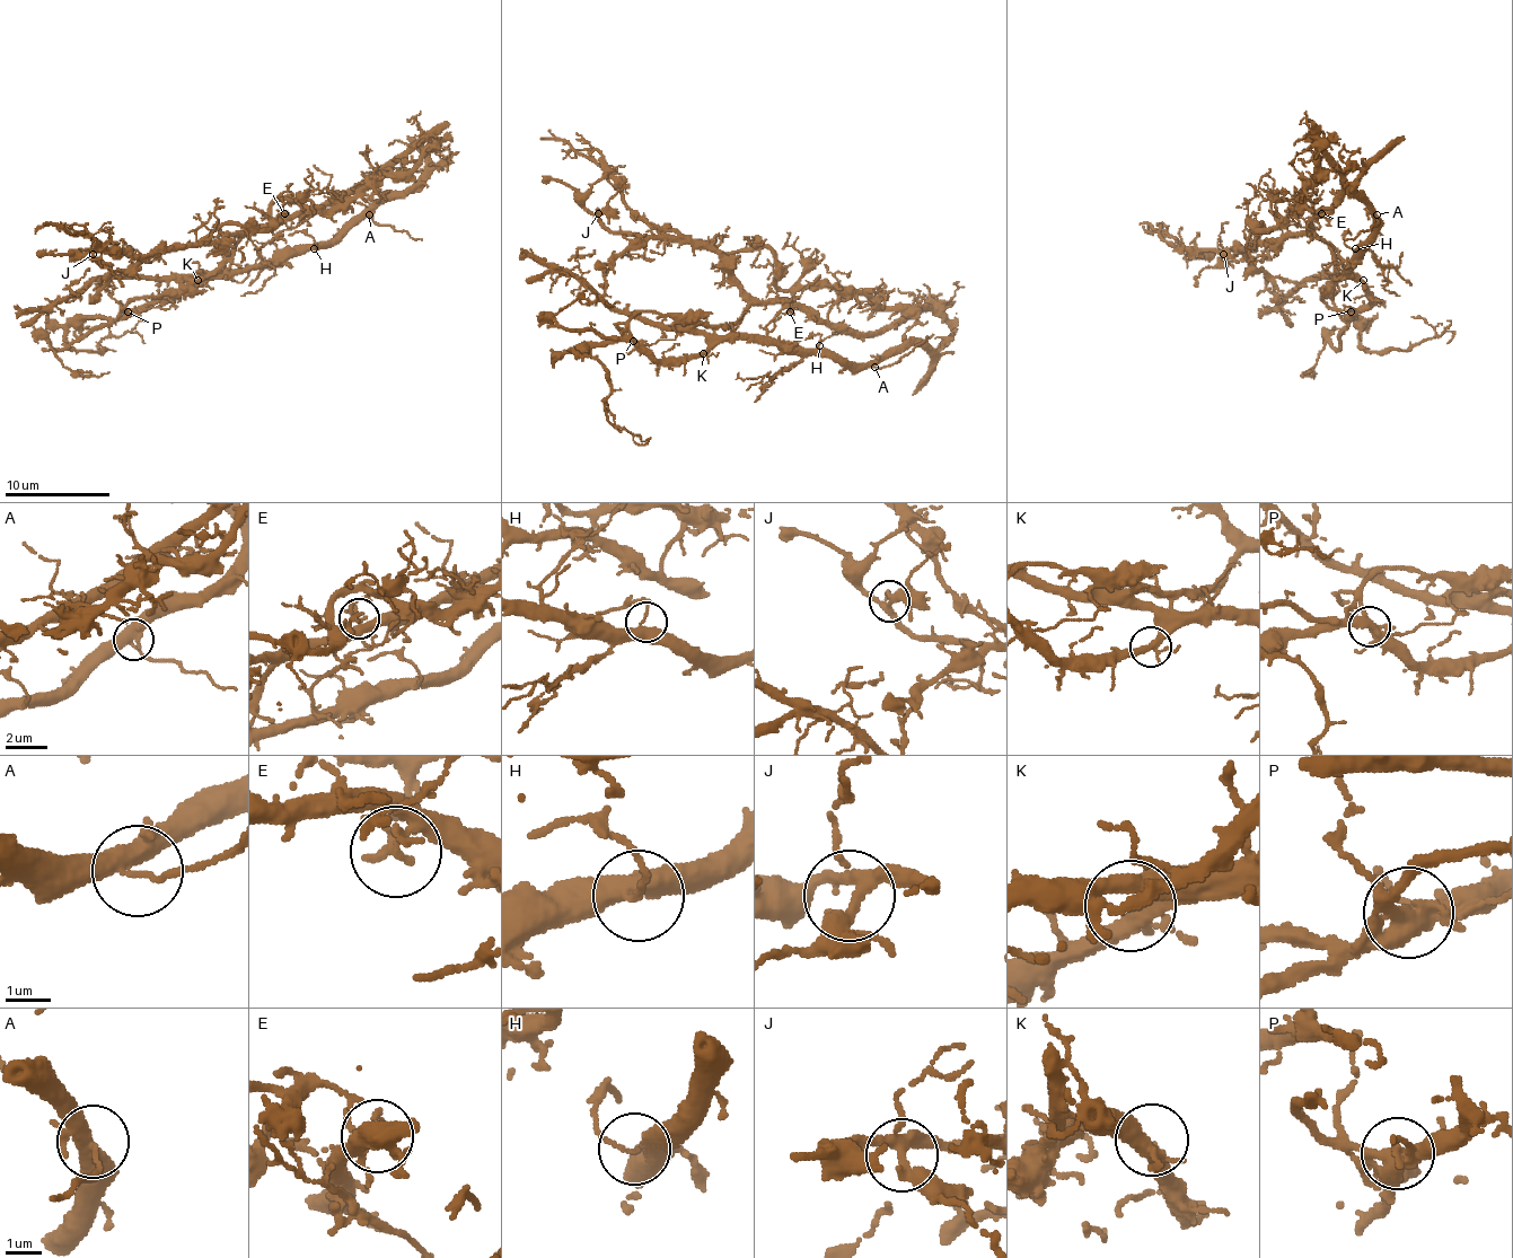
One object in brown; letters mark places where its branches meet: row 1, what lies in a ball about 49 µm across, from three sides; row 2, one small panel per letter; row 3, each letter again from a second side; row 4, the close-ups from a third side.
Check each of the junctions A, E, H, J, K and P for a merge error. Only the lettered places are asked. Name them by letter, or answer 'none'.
E, P

